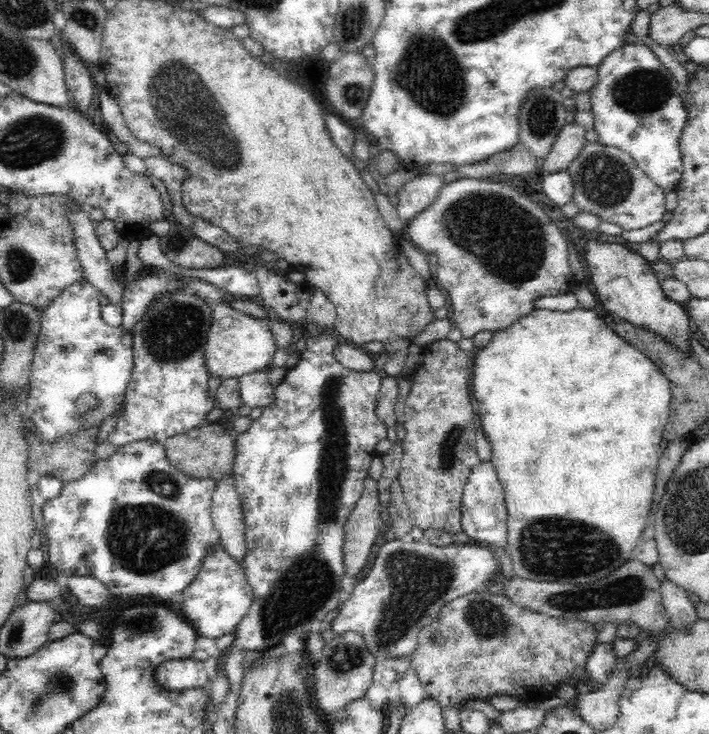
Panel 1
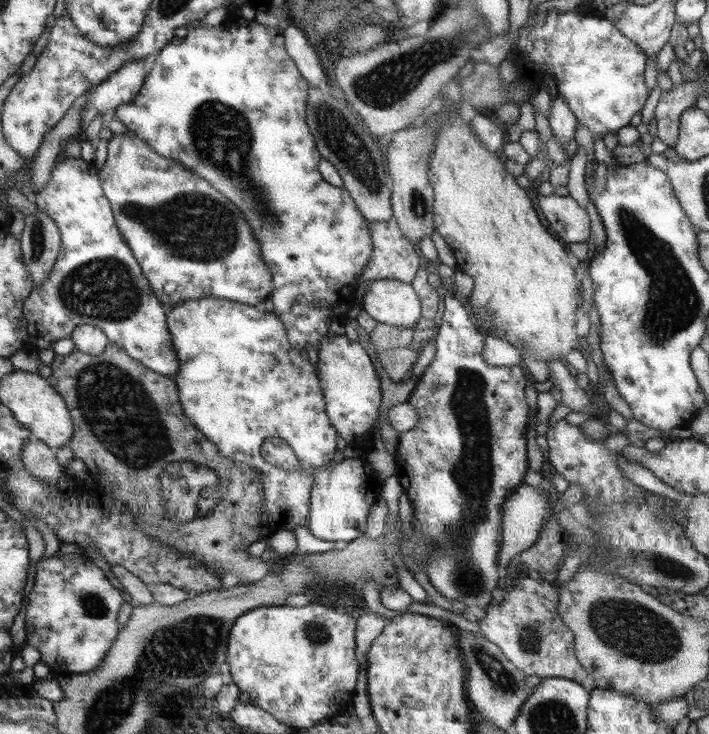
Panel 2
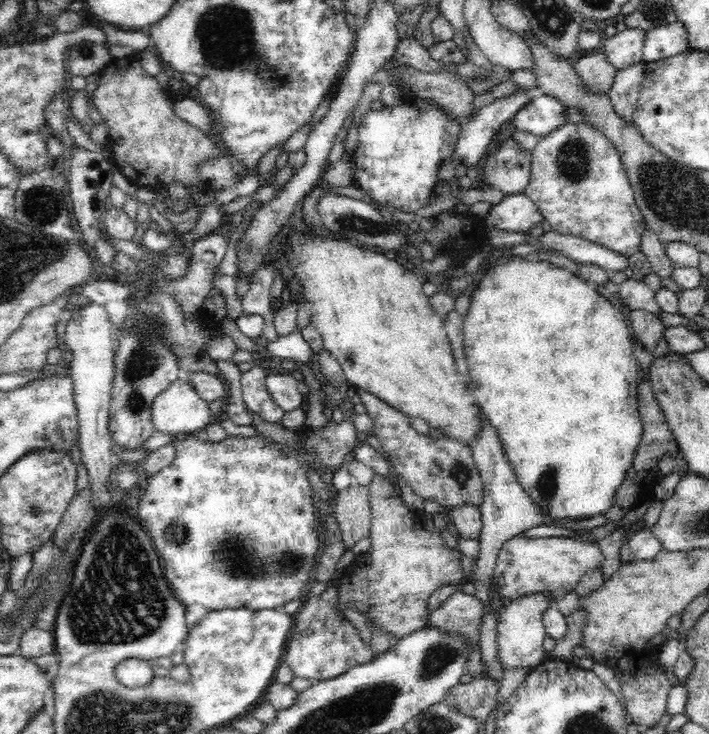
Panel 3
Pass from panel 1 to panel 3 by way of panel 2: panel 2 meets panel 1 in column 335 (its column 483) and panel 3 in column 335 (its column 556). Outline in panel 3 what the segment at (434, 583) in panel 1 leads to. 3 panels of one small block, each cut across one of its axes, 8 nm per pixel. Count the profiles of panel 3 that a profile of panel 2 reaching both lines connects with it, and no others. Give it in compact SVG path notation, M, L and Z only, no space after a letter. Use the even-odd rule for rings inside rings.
M338 584L328 586L322 594L308 598L306 605L293 617L294 625L282 660L288 664L294 677L323 681L344 674L352 666L366 664L377 656L364 643L359 632L335 609L340 604Z

